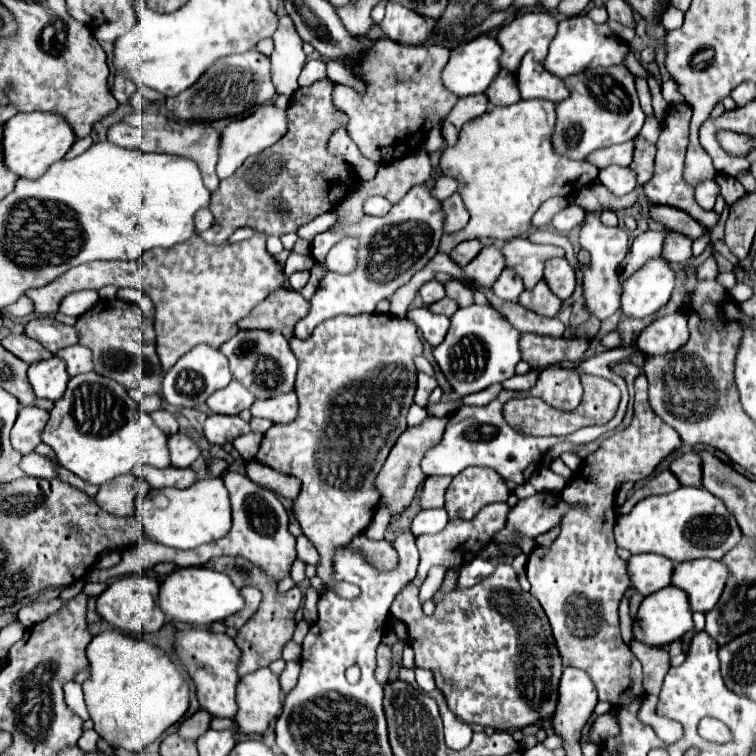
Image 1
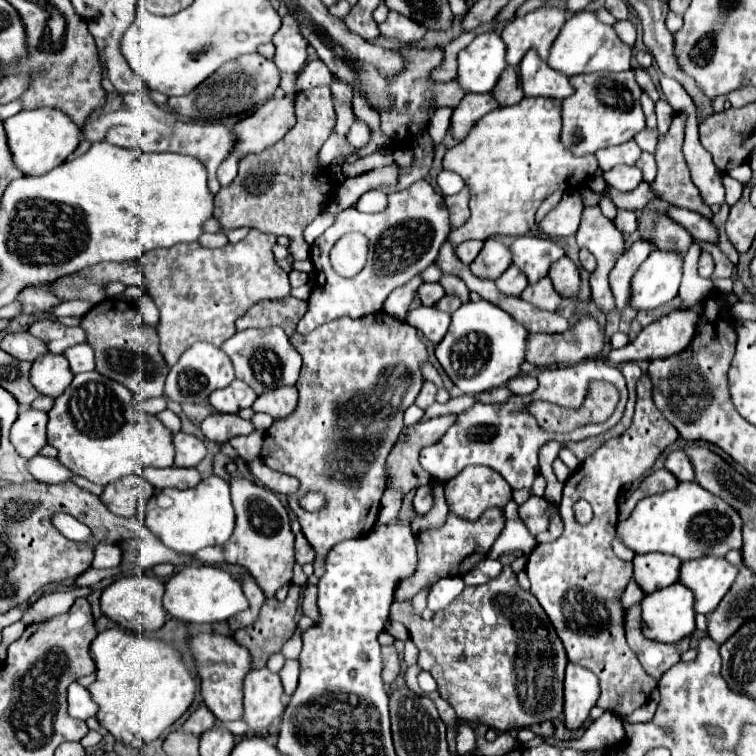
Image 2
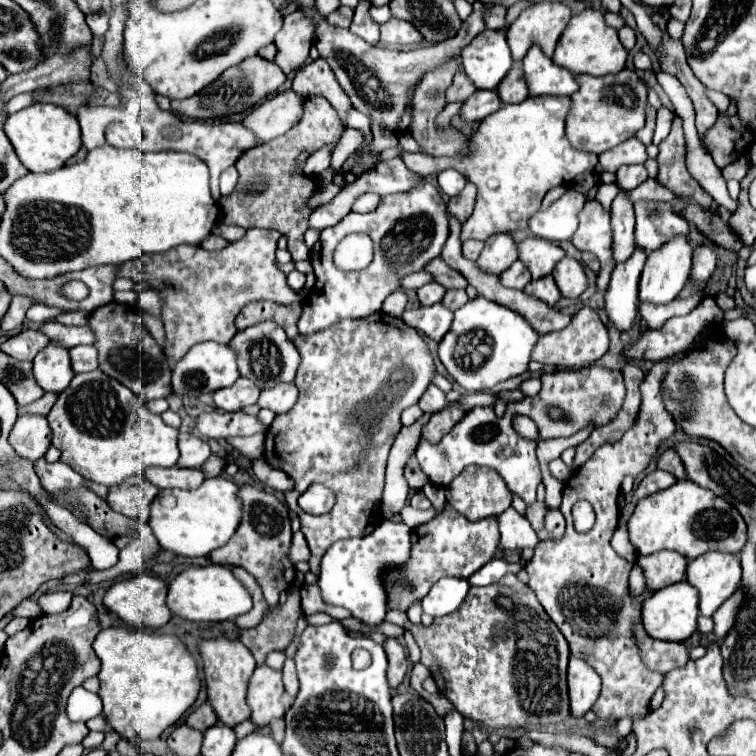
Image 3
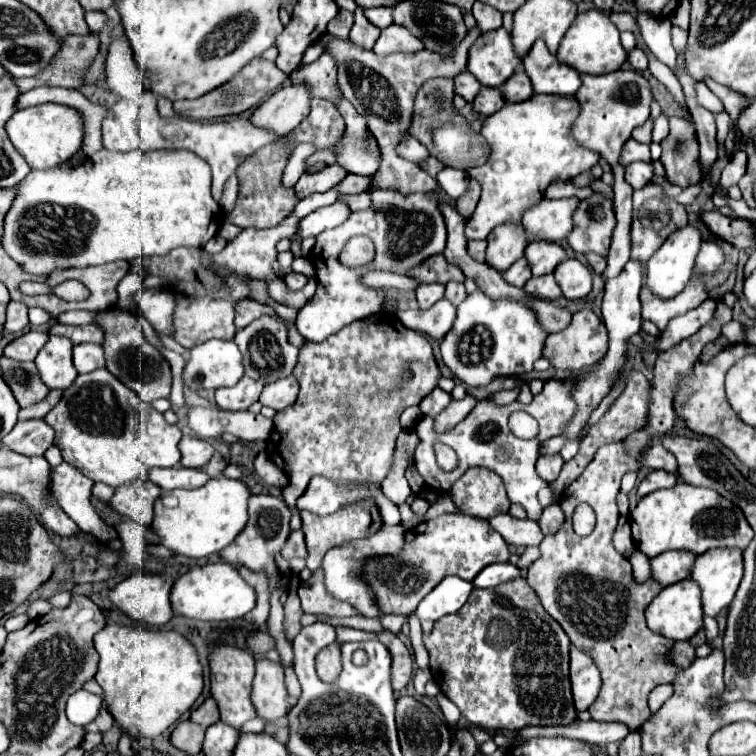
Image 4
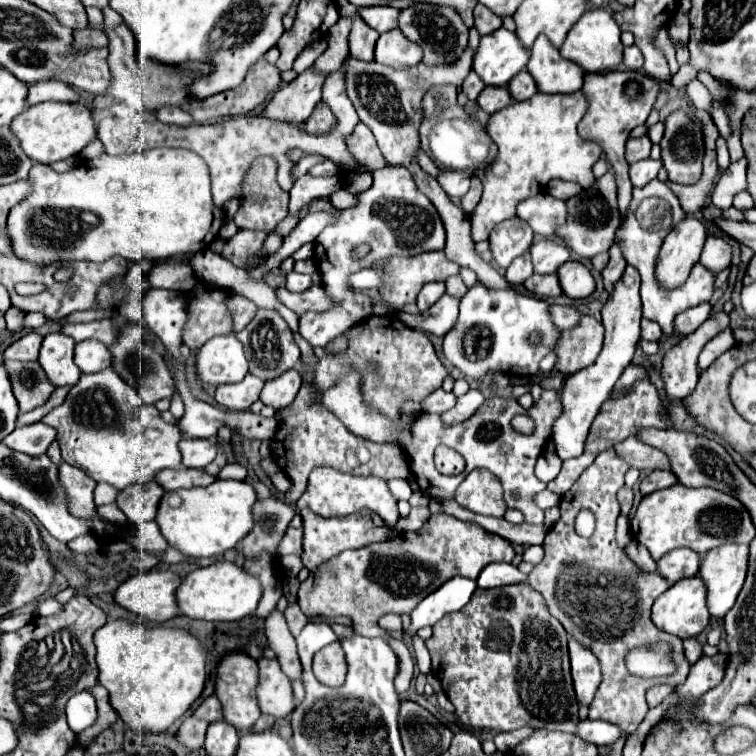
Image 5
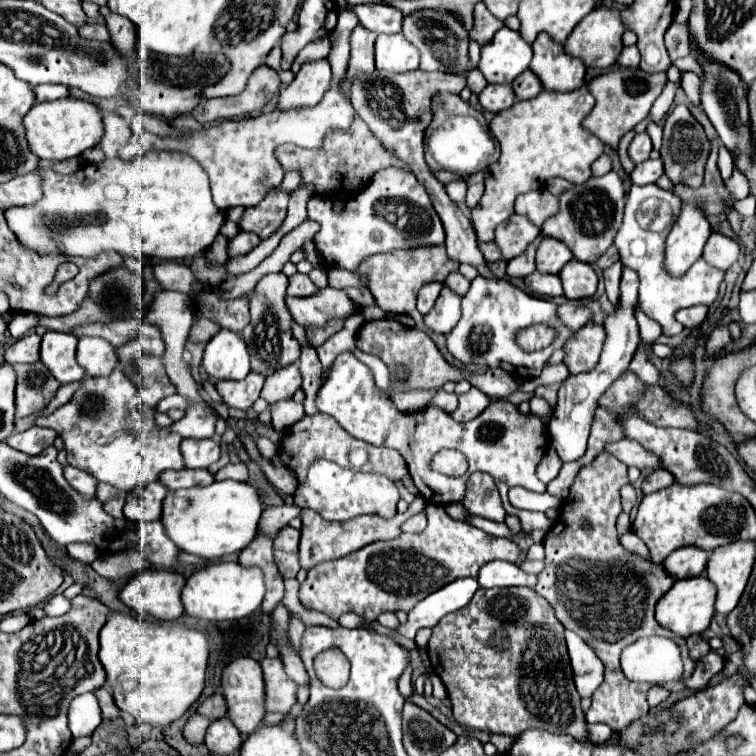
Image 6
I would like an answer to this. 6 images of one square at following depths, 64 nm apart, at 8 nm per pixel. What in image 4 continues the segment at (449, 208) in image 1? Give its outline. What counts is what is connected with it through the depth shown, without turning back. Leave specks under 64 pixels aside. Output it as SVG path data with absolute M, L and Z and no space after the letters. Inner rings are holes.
M470 180L466 192L456 200L456 210L460 210L460 216L470 218L480 198L480 184L476 180Z

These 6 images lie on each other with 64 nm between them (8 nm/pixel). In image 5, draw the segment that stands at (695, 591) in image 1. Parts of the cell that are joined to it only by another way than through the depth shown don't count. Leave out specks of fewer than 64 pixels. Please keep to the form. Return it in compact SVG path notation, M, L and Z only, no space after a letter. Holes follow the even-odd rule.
M722 544L718 548L712 548L700 560L698 576L706 584L710 616L722 618L734 606L746 578L746 566L746 544Z

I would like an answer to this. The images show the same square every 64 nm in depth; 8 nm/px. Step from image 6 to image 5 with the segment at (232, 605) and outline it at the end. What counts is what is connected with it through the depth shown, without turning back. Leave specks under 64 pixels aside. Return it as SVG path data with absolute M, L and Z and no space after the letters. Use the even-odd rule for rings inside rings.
M216 562L206 568L196 568L186 578L182 578L180 588L176 590L176 602L180 614L196 620L224 622L224 620L240 620L256 610L262 596L260 582L256 576L246 574L240 566L232 562Z

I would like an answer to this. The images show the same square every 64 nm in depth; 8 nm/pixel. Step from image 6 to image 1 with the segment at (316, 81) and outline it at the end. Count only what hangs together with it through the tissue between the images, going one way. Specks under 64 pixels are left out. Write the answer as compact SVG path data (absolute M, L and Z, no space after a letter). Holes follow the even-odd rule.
M264 104L264 106L258 106L258 110L250 116L246 116L244 120L236 120L236 122L230 122L224 130L222 130L222 138L220 138L220 158L218 158L218 164L216 164L216 174L218 178L230 178L240 166L242 162L252 156L252 154L258 154L262 152L264 148L272 146L276 140L280 140L284 136L288 128L288 122L286 122L286 110L280 110L276 108L274 104Z

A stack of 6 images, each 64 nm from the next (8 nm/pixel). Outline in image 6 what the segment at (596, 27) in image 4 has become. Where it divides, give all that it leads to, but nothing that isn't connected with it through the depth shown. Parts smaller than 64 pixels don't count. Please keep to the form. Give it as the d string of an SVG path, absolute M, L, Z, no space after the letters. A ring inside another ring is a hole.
M594 8L592 14L588 14L584 20L580 20L580 24L572 30L572 36L568 36L564 50L570 56L576 56L580 60L584 60L584 64L588 68L610 68L616 64L620 52L622 52L622 34L624 34L624 24L620 18L620 10L616 8Z

